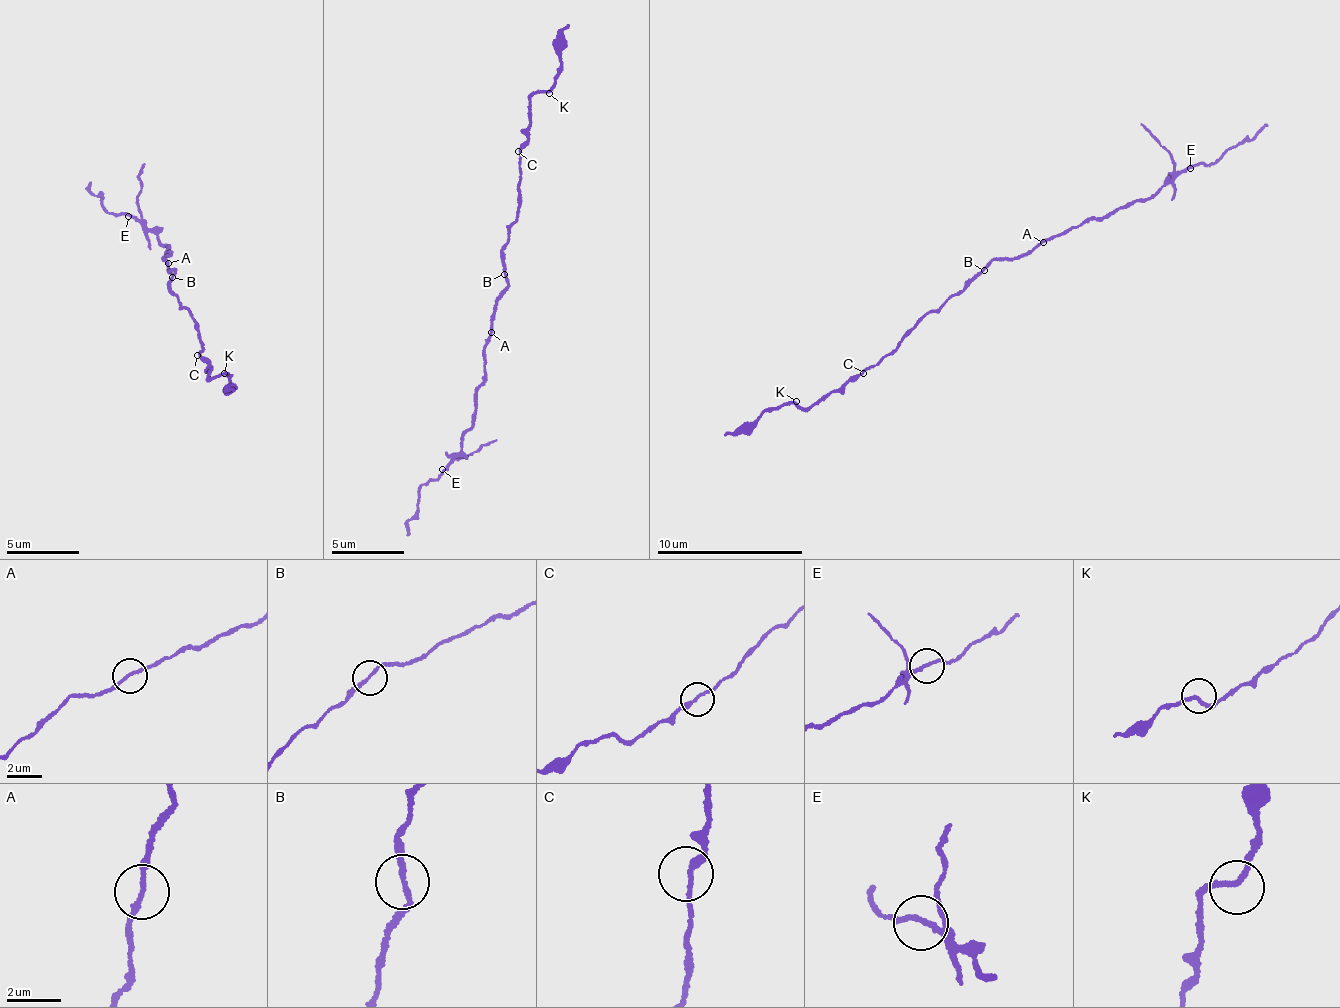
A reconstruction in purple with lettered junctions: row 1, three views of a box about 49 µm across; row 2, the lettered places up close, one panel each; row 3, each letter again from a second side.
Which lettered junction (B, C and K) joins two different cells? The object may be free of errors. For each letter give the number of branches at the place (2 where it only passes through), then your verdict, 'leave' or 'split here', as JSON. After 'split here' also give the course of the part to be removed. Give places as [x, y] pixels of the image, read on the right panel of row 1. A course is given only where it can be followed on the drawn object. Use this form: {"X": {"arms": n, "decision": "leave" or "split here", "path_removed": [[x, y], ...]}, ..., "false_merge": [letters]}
{"B": {"arms": 2, "decision": "split here", "path_removed": [[985, 270], [996, 258], [1028, 252], [1063, 229], [1128, 207], [1198, 164], [1216, 159], [1268, 125]]}, "C": {"arms": 2, "decision": "leave"}, "K": {"arms": 2, "decision": "leave"}, "false_merge": ["B"]}

